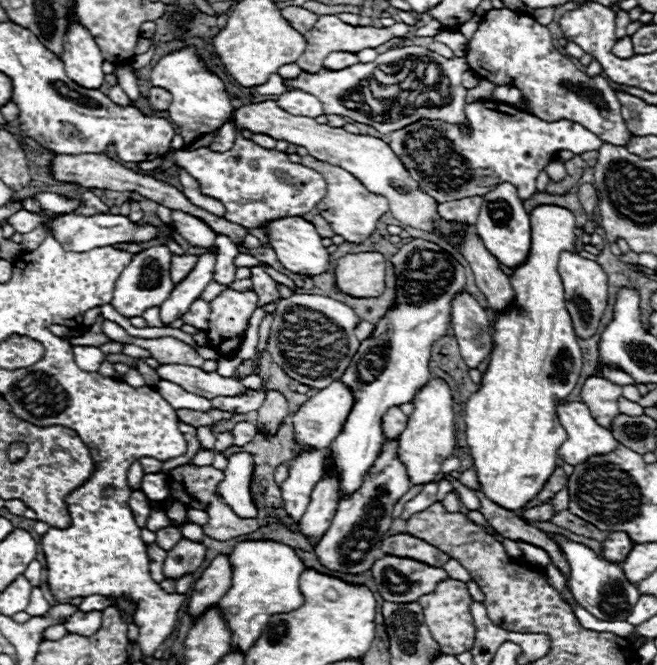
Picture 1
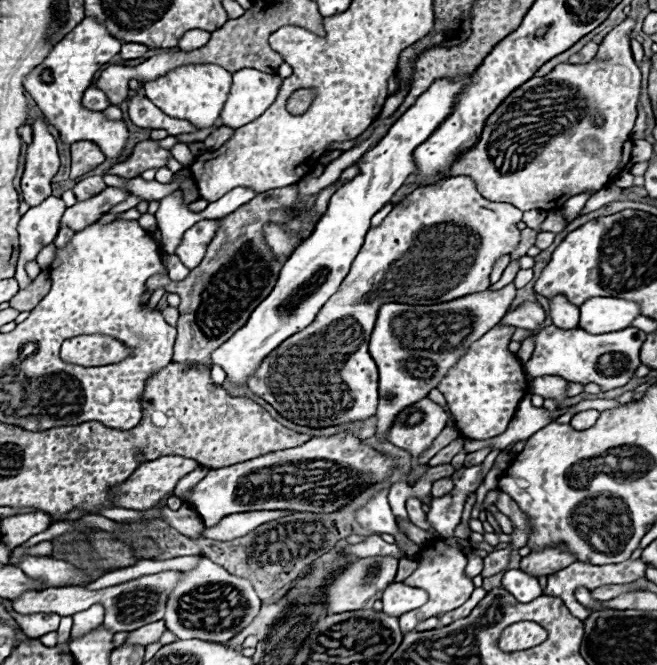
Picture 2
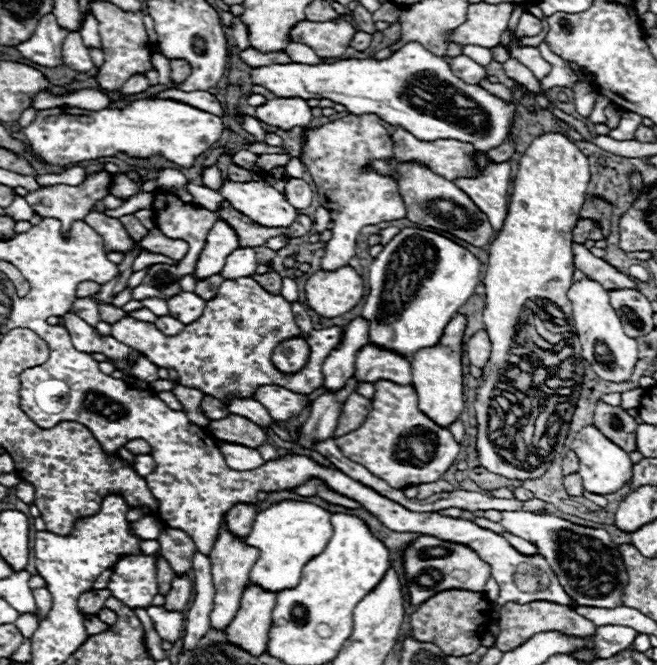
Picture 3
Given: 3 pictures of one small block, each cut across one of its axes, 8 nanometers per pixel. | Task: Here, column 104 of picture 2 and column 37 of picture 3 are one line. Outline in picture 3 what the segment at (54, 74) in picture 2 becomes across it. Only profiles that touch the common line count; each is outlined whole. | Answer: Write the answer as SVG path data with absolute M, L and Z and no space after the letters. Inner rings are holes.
M48 14L44 16L44 20L38 24L34 36L22 44L18 44L16 48L20 50L20 54L40 66L62 66L60 60L60 48L62 48L62 40L66 38L68 30L58 26L56 16ZM136 100L122 108L110 108L100 111L90 111L80 108L52 108L41 110L36 120L22 128L24 136L28 138L34 154L42 158L42 162L52 166L70 166L78 164L82 160L102 158L102 156L116 156L118 152L126 152L134 158L148 158L148 156L162 156L182 168L192 166L194 158L200 156L204 150L208 150L224 132L222 118L198 110L190 104L176 102L176 100Z

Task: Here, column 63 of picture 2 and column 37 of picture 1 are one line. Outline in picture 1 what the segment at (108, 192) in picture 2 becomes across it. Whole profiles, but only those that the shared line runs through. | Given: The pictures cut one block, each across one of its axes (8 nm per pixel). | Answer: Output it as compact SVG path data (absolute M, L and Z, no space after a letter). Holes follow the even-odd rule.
M18 210L16 214L12 214L12 216L6 220L6 224L12 224L14 230L20 232L20 234L32 232L40 222L42 222L40 216L32 214L32 212L24 212L24 210Z

